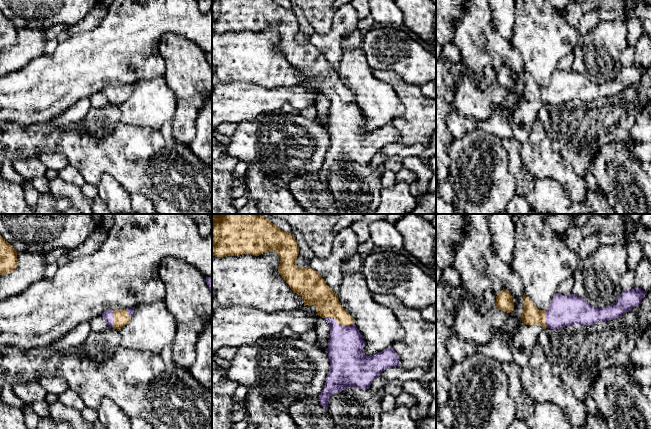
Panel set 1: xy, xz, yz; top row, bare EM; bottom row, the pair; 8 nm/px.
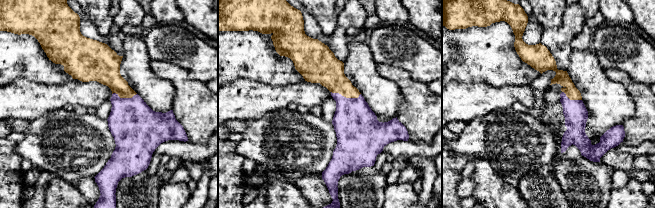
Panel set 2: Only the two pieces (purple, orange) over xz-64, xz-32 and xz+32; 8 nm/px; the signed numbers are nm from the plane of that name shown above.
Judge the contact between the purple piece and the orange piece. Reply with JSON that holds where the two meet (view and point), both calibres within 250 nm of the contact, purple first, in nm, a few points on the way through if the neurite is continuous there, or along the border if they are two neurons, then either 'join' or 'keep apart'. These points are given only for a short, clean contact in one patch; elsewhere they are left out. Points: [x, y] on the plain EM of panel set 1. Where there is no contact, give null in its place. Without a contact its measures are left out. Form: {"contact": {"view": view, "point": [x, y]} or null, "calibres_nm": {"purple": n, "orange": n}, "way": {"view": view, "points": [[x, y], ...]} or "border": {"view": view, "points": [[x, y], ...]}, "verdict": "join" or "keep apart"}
{"contact": {"view": "xz", "point": [339, 100]}, "calibres_nm": {"purple": 280, "orange": 200}, "way": {"view": "xz", "points": [[345, 124], [345, 113], [339, 100], [339, 95], [327, 80]]}, "verdict": "join"}

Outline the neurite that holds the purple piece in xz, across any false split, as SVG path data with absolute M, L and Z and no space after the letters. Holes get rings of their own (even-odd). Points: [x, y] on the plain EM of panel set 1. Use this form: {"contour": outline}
{"contour": "M212 0L213 32L225 33L243 30L259 32L266 28L276 28L279 31L279 50L291 66L304 75L304 81L314 81L317 91L324 94L330 101L328 119L330 146L324 164L318 172L320 180L324 184L328 185L328 178L333 169L354 163L367 166L384 146L399 141L399 133L392 123L373 131L364 129L363 113L355 101L354 94L339 78L337 69L333 68L321 51L310 42L299 44L296 41L299 23L292 9L281 6L275 0Z"}

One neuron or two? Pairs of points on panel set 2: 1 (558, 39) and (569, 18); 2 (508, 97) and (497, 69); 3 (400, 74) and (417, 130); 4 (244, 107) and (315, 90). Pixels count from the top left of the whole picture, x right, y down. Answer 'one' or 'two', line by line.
1: one
2: two
3: one
4: one

